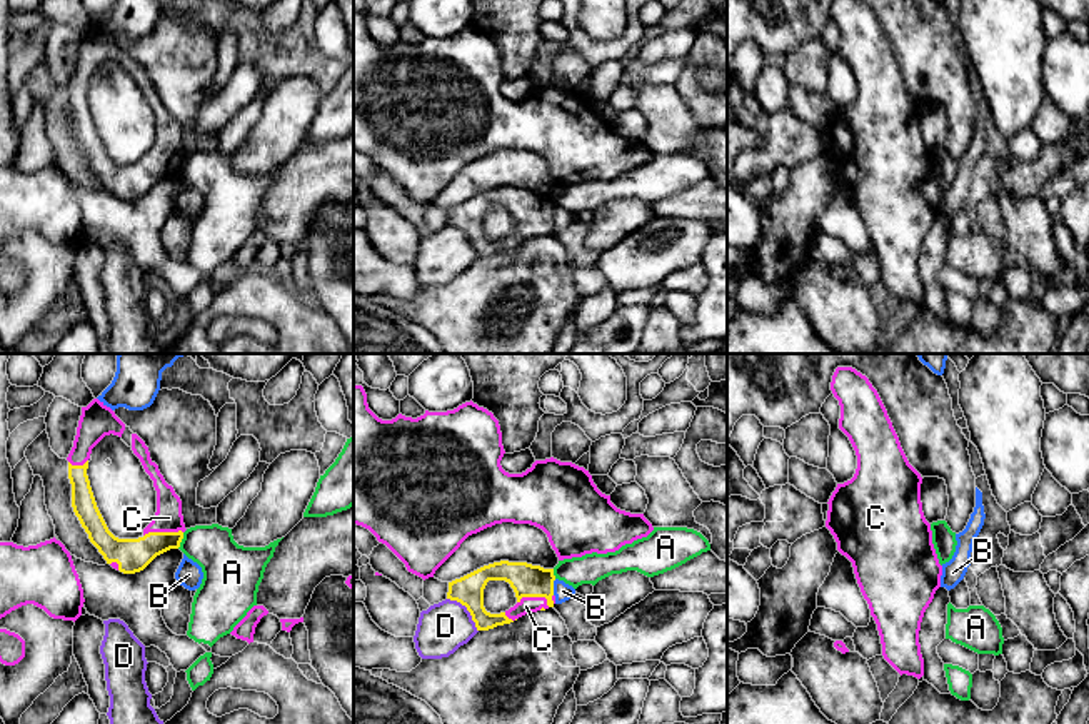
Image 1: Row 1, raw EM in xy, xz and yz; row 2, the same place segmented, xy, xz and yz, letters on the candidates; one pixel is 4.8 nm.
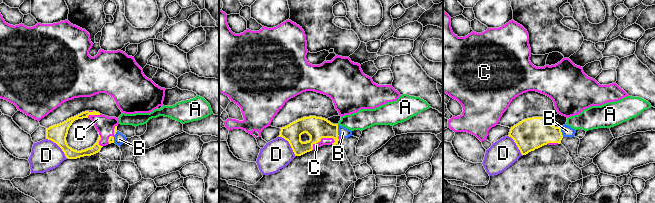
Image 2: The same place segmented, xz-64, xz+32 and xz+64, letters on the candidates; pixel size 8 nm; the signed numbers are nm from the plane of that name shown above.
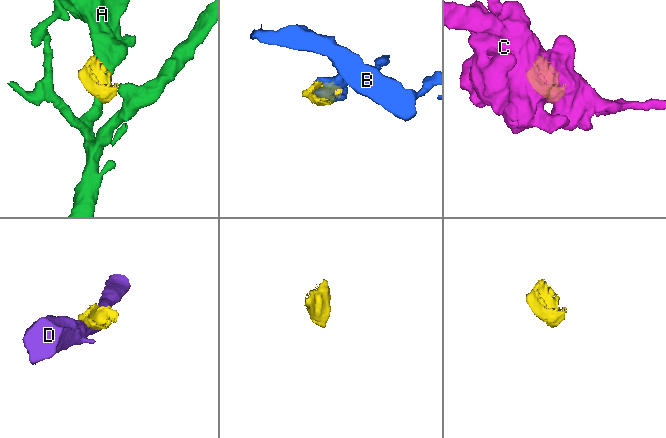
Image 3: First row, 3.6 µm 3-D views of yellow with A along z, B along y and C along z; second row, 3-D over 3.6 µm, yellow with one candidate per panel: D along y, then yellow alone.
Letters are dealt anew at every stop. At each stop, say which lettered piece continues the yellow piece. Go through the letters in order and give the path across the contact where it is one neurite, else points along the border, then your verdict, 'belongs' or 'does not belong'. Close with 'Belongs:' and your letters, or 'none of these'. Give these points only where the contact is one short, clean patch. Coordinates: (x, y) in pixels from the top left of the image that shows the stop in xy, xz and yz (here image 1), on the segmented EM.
A: along xy (184, 532), (177, 548) | does not belong
B: along xz (556, 579), (552, 594) | does not belong
C: belongs
D: does not belong
Belongs: C

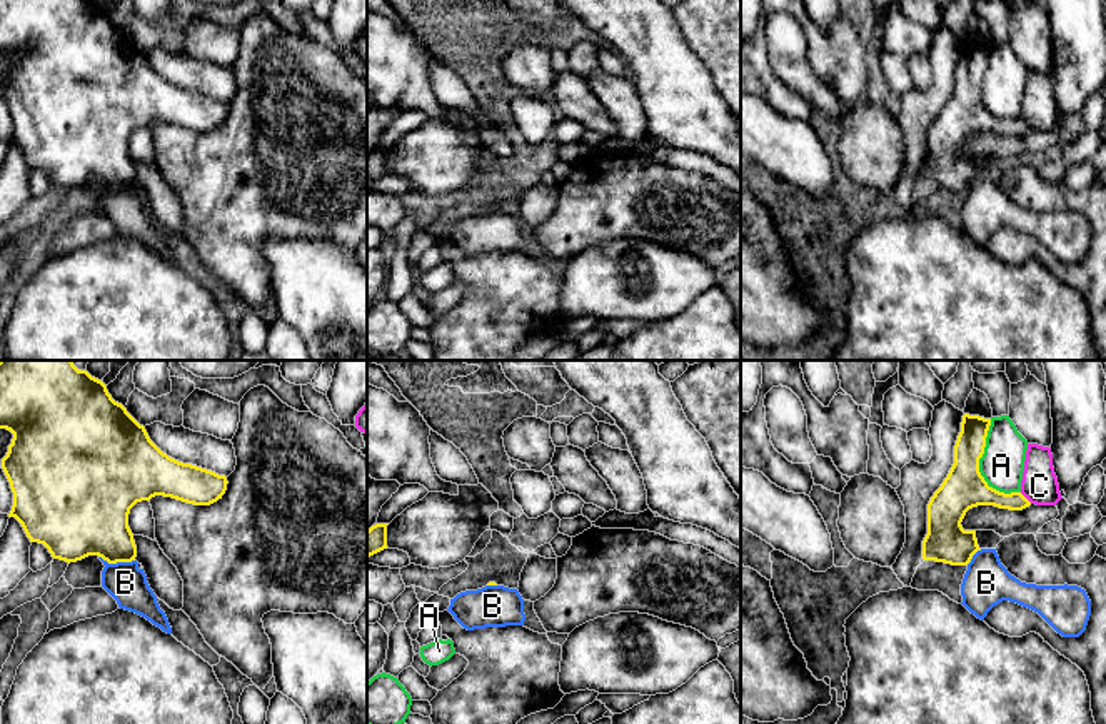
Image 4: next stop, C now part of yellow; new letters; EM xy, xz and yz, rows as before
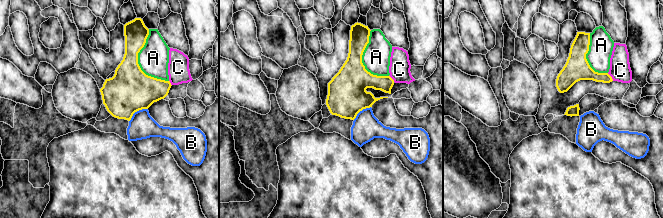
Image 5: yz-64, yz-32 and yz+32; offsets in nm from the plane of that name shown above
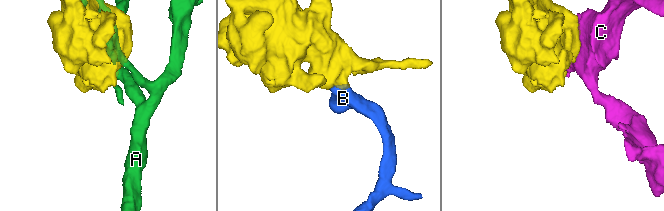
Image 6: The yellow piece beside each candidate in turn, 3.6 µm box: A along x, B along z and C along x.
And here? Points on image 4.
A: does not belong
B: across xy (89, 517), (114, 542), (117, 561), (125, 583) | belongs
C: does not belong
Belongs: B

